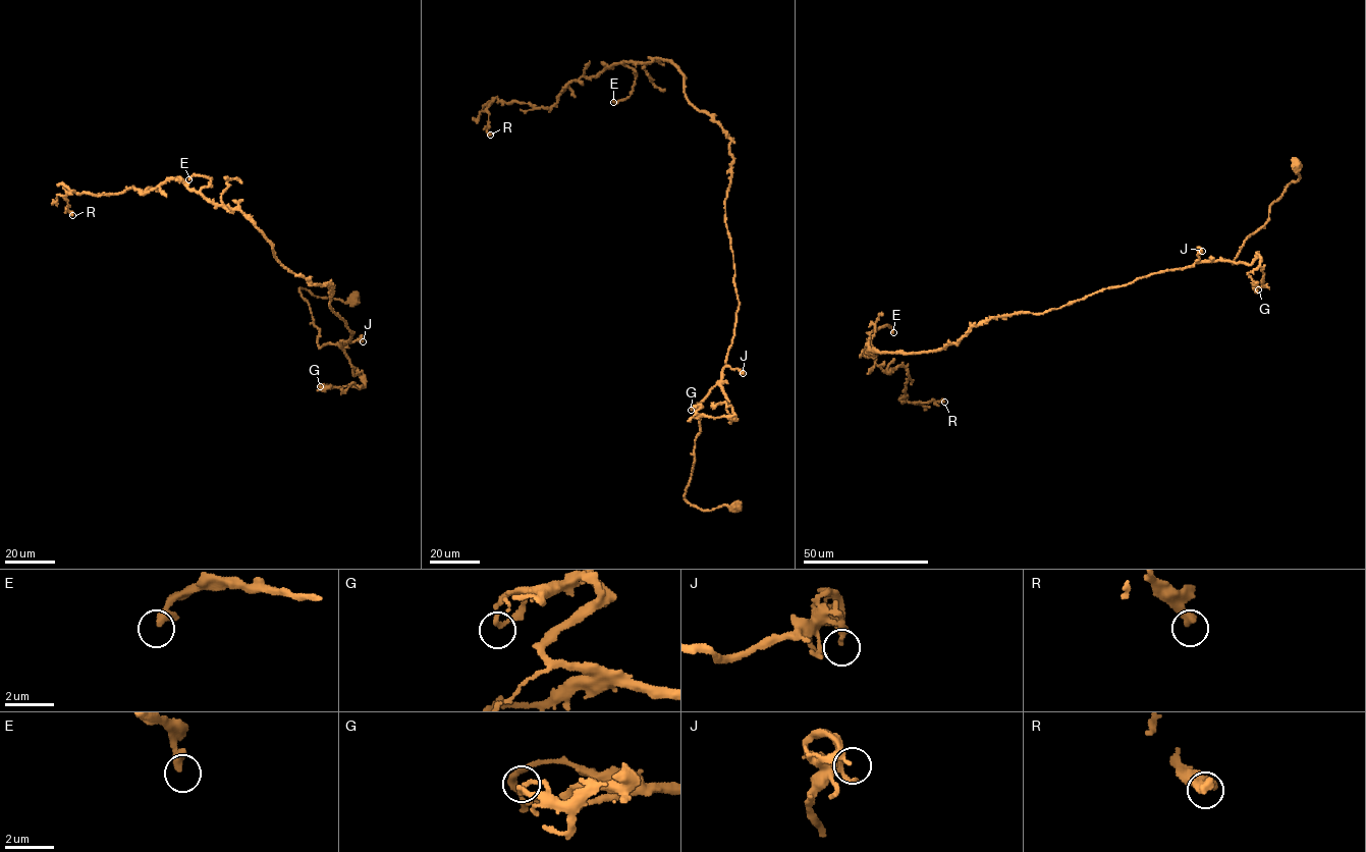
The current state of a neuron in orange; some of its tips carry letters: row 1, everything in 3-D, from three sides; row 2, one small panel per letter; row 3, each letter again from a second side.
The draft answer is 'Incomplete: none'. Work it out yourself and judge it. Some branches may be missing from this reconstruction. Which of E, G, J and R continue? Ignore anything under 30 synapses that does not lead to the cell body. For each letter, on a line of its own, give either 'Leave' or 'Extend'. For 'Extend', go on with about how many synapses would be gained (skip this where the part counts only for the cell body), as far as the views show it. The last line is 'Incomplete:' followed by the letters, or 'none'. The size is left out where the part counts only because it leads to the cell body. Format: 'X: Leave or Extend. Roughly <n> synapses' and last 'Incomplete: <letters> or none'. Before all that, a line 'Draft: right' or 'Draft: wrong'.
Draft: right
E: Leave
G: Leave
J: Leave
R: Leave
Incomplete: none

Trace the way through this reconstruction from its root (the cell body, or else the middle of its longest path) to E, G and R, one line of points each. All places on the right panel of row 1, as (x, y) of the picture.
E: (1297, 164), (1300, 179), (1234, 262), (993, 317), (938, 350), (865, 355), (871, 332), (893, 332)
G: (1297, 164), (1300, 179), (1270, 205), (1267, 222), (1234, 262), (1214, 261), (1259, 258), (1258, 289)
R: (1297, 164), (1234, 262), (993, 317), (938, 350), (864, 351), (905, 368), (900, 401), (944, 402)

